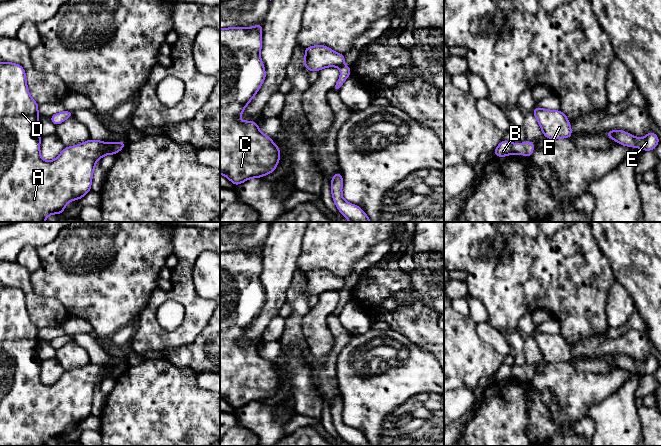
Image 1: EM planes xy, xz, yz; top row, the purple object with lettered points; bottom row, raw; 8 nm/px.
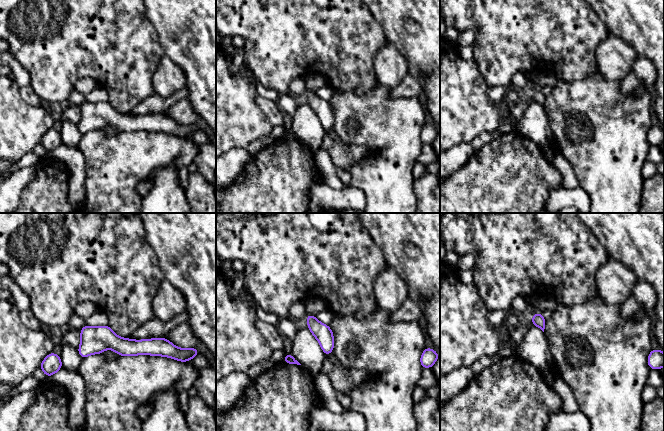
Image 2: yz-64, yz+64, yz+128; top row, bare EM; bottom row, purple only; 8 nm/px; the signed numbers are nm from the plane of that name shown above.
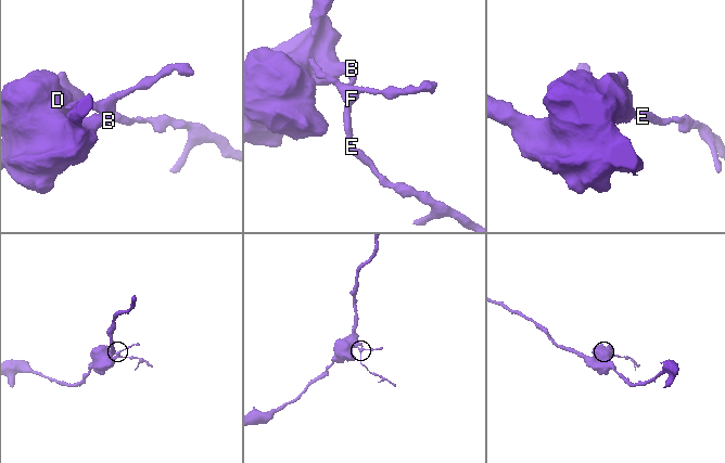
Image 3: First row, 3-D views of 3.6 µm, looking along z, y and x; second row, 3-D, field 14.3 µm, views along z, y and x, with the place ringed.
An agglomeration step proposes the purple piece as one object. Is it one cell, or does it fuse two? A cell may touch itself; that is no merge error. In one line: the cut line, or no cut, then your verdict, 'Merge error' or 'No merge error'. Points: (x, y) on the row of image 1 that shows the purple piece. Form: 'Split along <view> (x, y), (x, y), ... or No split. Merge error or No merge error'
Split along yz (511, 143), (511, 150), (513, 152). Merge error

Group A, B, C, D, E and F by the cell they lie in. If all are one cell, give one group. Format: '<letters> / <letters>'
A B C D / E F

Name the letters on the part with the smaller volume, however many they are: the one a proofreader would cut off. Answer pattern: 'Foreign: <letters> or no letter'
Foreign: E, F

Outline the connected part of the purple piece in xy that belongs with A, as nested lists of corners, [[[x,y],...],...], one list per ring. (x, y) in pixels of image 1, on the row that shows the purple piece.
[[[0,62],[0,222],[45,222],[45,219],[51,214],[62,214],[69,201],[79,200],[91,191],[93,171],[99,158],[106,154],[116,155],[116,143],[106,143],[104,141],[90,139],[79,145],[65,147],[59,156],[52,161],[45,161],[40,155],[41,136],[37,130],[40,120],[38,115],[38,103],[30,96],[27,83],[26,72],[22,66],[17,63]]]

